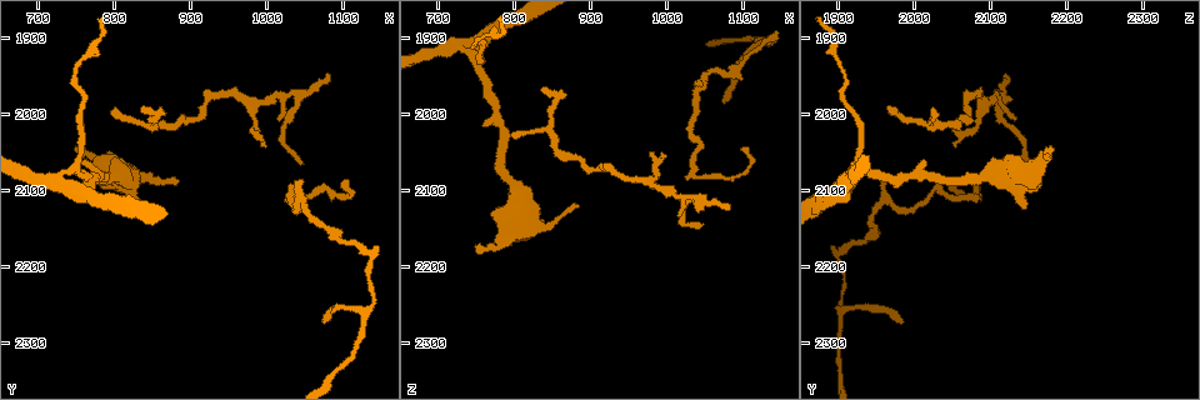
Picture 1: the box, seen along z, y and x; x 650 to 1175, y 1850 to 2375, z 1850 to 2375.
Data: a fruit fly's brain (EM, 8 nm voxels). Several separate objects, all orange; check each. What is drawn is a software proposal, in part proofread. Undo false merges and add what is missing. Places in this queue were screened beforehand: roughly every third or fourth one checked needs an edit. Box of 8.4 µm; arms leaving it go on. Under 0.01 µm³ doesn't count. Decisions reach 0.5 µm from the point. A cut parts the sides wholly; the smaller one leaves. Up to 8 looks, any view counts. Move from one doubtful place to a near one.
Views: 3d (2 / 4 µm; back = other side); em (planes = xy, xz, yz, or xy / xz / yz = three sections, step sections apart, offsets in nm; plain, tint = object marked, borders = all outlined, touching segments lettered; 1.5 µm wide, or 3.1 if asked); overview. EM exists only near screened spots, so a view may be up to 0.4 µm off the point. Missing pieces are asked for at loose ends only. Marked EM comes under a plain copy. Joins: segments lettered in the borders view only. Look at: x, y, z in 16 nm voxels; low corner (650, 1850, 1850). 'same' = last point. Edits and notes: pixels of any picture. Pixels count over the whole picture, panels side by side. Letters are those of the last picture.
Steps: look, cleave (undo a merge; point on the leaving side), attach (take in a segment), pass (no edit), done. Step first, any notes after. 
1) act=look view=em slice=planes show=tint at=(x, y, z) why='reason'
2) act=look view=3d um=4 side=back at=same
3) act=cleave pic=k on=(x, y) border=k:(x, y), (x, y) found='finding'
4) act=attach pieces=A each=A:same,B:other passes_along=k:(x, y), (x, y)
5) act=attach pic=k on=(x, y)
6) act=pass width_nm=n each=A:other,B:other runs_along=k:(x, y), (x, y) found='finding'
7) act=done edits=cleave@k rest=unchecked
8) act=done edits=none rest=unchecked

act=look view=em slice=xy step=4 show=borders at=(795, 1995, 2025) why='thin end'

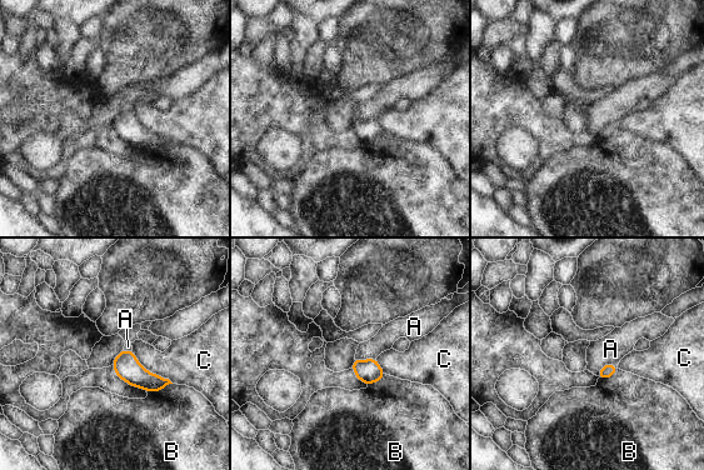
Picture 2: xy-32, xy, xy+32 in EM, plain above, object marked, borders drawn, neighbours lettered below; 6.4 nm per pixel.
act=look view=em slice=planes show=borders at=same

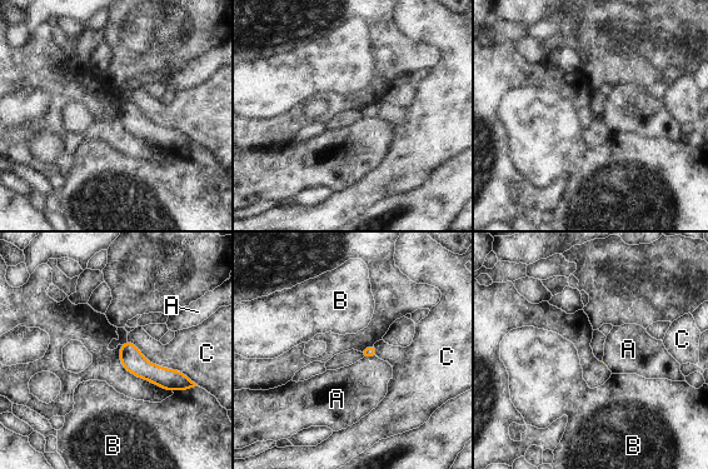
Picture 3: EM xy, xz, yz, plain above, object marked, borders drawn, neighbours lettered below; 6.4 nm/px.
act=pass each=A:other,B:other,C:other runs_along=3:(124, 348), (146, 370), (179, 385) found='none of them fits'

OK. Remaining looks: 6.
act=look view=3d um=4 at=(880, 2085, 2120)

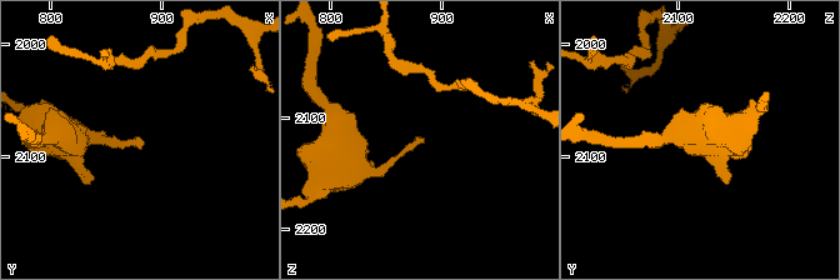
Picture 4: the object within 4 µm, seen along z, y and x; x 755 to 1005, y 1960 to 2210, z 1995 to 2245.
act=look view=em slice=planes show=borders at=(884, 2086, 2120) why='shape alone is not enough'

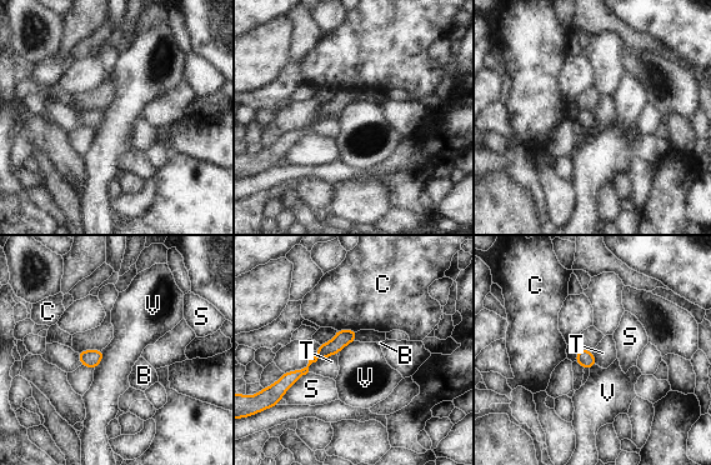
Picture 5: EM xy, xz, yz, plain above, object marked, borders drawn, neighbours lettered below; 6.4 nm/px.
act=pass each=B:other,C:other,S:other,T:other,V:other border=5:(336, 329), (354, 329), (356, 331) found='none of them fits'

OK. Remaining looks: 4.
act=look view=em slice=planes show=borders at=(1105, 2085, 2045) why='thin end'

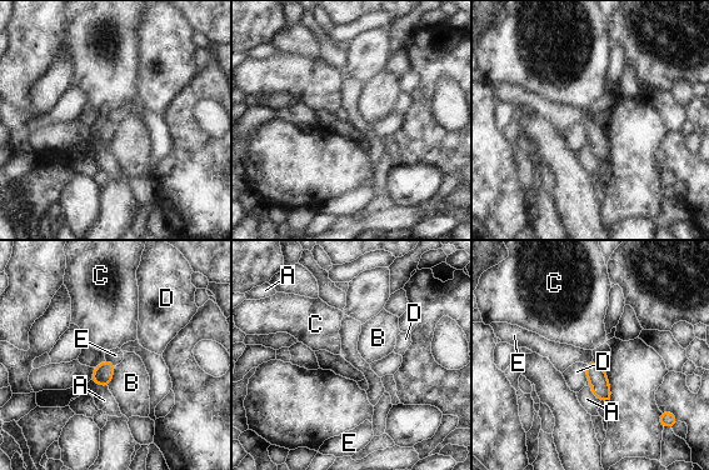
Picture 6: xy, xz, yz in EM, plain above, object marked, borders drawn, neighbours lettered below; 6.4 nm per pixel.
act=pass width_nm=120 each=A:other,B:other,C:other,D:other,E:other border=6:(105, 359), (115, 365) found='no lettered segment goes on from it'

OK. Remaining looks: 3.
act=look view=3d um=2 side=back at=(725, 2085, 1910) why='sharp bend'

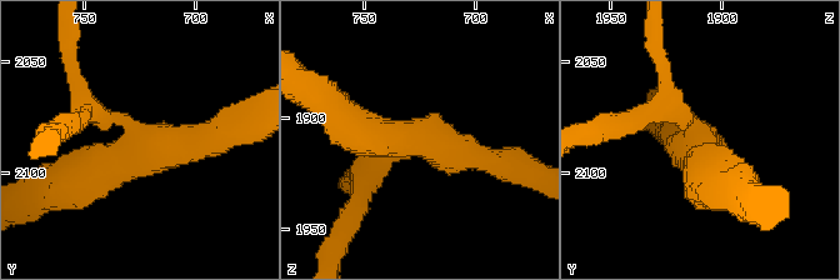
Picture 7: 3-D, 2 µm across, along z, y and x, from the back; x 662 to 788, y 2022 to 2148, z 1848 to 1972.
act=look view=em slice=planes show=borders at=(726, 2082, 1911) arms=4 why='now the EM'

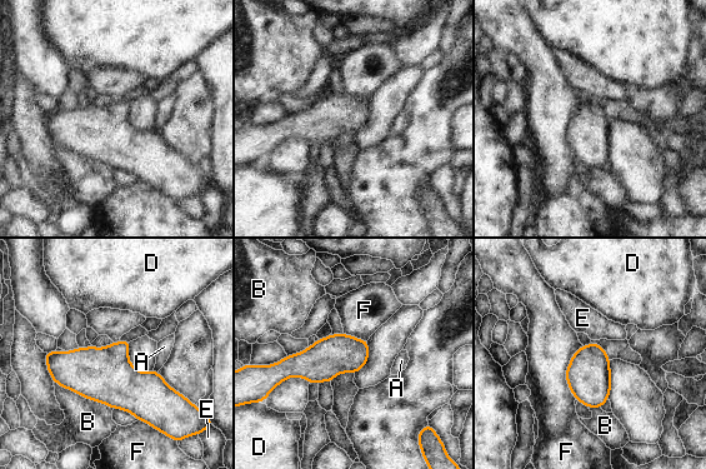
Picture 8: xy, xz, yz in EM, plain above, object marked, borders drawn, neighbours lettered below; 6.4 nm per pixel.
act=pass each=A:other,B:other,D:other,E:other,F:other border=8:(582, 345), (566, 369), (575, 399) found='continuous, no second neuron'

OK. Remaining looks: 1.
act=done edits=none rest=unchecked

